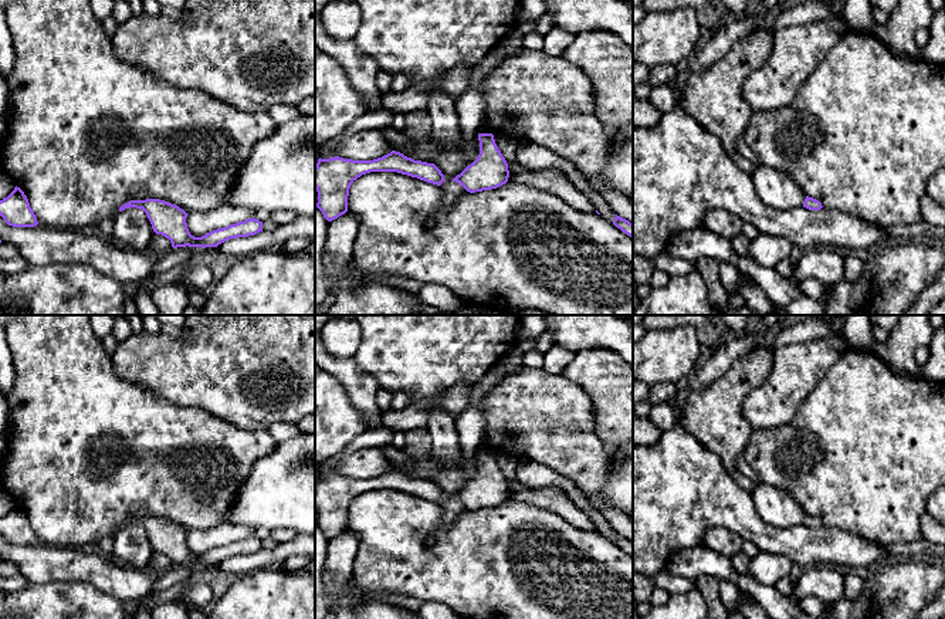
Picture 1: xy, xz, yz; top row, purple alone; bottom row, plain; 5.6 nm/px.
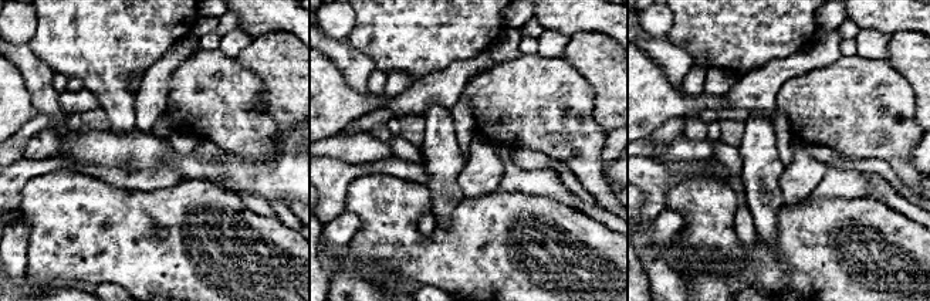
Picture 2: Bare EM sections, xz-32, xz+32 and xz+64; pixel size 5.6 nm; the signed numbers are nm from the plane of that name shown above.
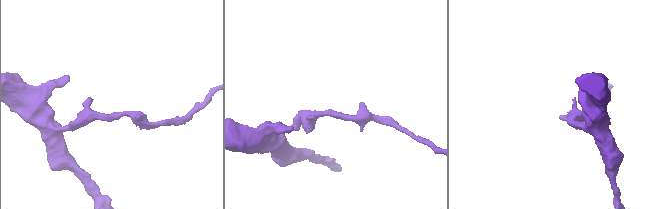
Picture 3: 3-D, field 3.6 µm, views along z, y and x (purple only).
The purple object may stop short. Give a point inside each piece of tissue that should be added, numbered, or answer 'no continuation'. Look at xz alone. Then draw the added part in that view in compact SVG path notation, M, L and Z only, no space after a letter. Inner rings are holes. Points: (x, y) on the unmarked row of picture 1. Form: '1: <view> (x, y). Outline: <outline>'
no continuation

